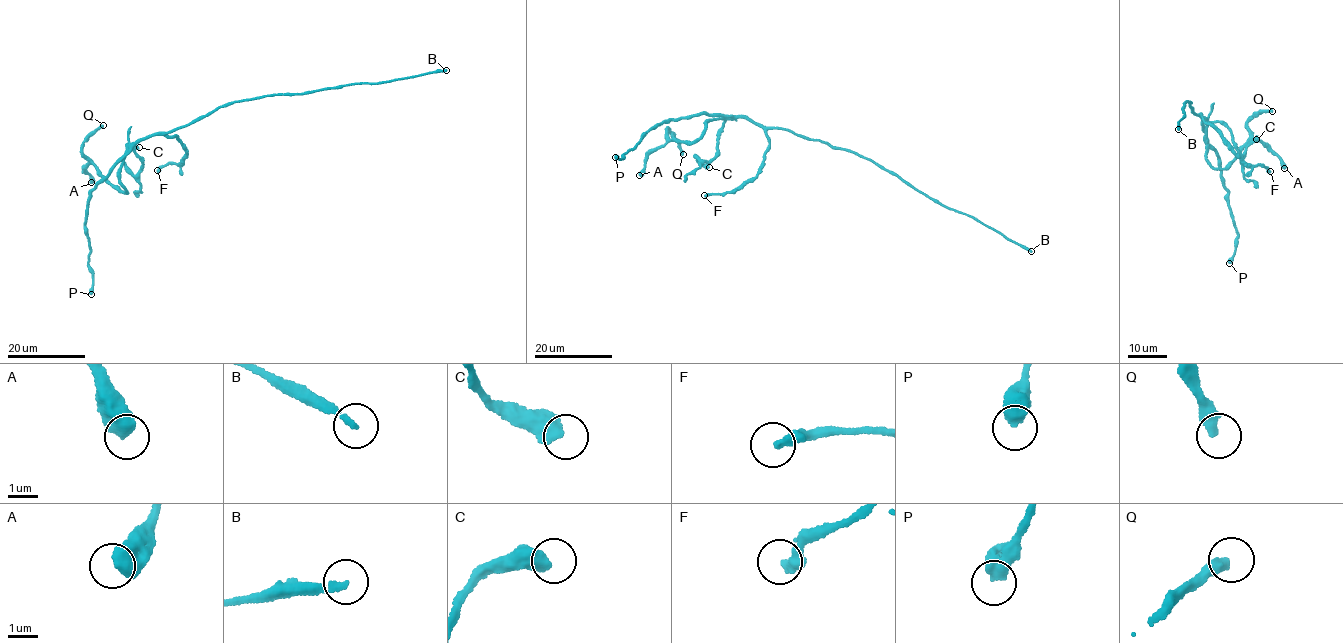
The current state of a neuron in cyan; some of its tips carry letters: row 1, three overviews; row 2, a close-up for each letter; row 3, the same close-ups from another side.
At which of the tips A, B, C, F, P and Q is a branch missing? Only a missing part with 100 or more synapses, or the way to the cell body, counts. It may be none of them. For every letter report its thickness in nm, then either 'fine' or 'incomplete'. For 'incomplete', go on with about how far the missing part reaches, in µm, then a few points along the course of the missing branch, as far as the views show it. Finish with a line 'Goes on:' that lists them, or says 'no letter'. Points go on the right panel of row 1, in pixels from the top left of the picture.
A: 600 nm | fine
B: 220 nm | incomplete | 180 µm
C: 550 nm | fine
F: 320 nm | fine
P: 440 nm | fine
Q: 380 nm | fine
Goes on: B

